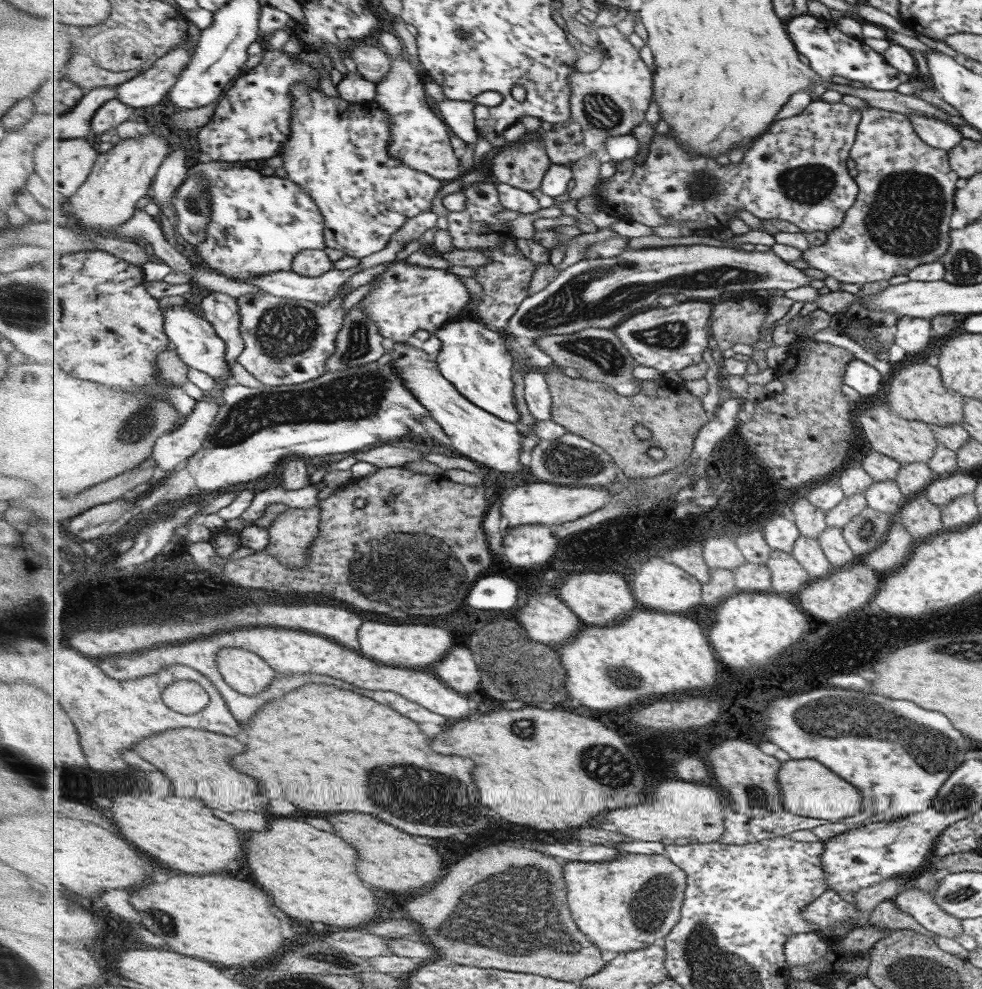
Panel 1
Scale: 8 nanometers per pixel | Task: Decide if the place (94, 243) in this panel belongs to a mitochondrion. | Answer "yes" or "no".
no

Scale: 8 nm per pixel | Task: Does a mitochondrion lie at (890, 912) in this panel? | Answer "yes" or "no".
no

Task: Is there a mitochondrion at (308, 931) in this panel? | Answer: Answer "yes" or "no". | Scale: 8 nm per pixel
no

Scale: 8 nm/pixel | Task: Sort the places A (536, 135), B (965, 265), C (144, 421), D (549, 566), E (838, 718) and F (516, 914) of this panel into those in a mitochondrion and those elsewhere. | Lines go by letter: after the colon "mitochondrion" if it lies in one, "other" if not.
A: other
B: mitochondrion
C: mitochondrion
D: other
E: mitochondrion
F: mitochondrion

